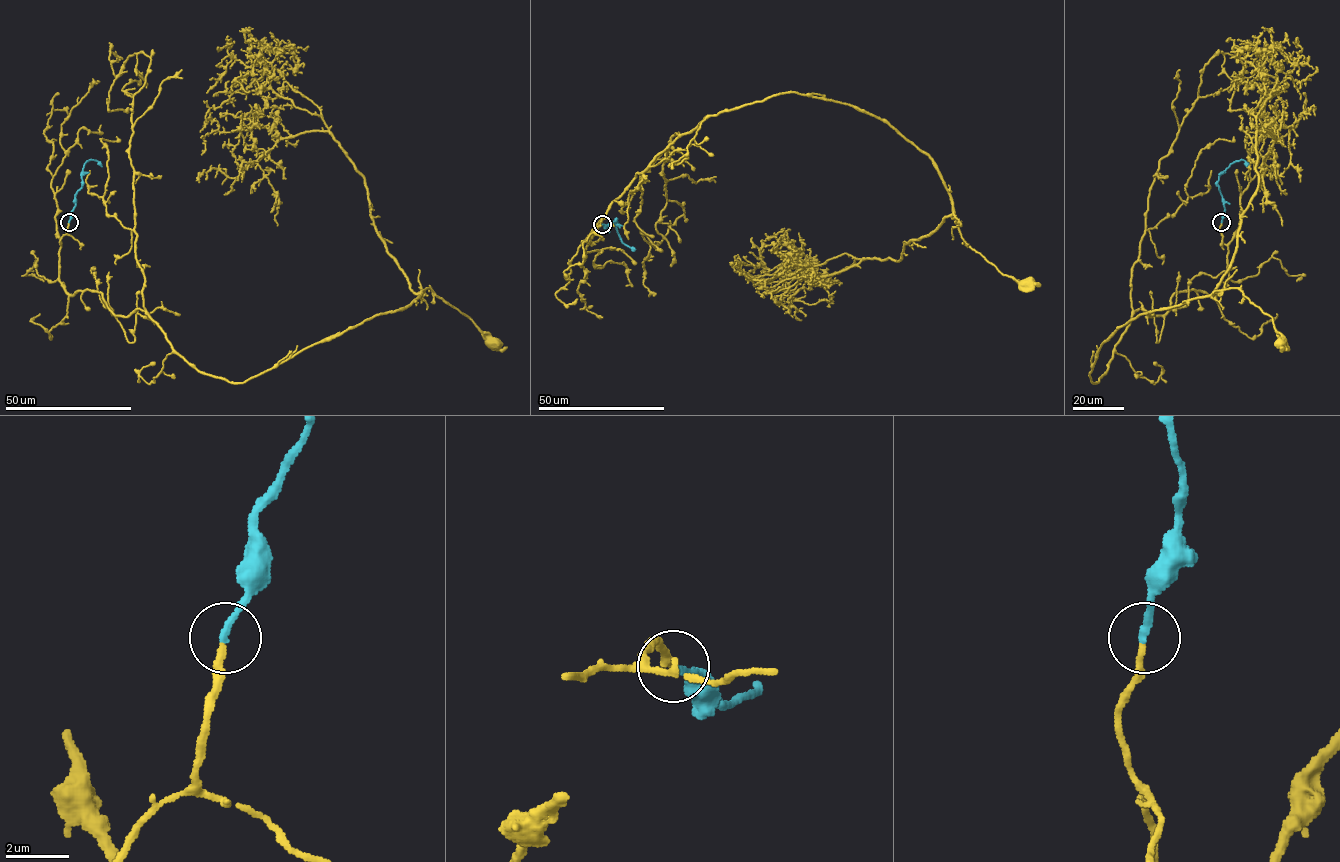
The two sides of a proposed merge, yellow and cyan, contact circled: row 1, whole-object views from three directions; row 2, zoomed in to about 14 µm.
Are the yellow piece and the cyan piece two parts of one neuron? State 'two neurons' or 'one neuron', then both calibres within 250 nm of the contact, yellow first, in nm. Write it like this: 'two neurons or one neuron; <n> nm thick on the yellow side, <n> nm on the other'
one neuron; 220 nm thick on the yellow side, 240 nm on the other

